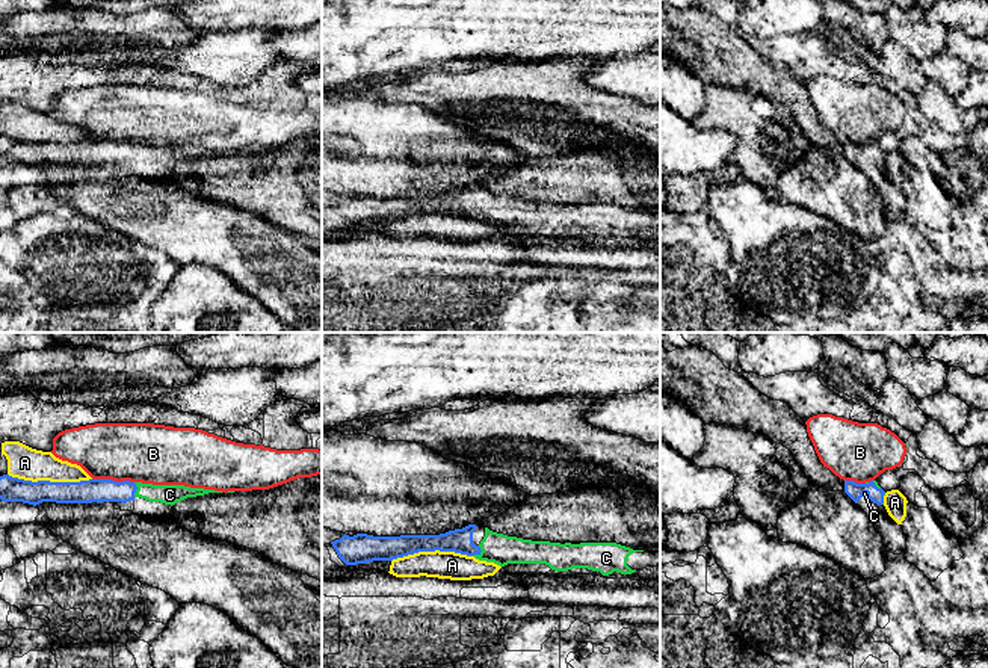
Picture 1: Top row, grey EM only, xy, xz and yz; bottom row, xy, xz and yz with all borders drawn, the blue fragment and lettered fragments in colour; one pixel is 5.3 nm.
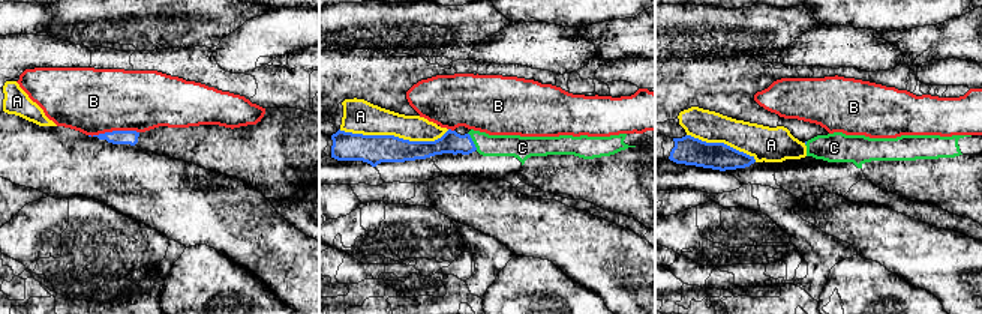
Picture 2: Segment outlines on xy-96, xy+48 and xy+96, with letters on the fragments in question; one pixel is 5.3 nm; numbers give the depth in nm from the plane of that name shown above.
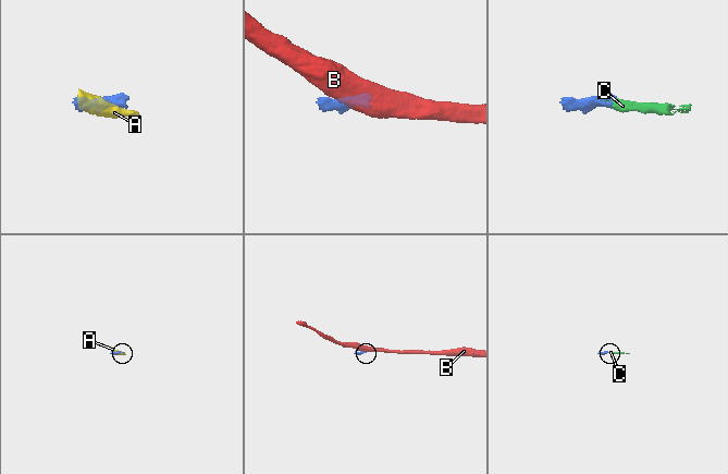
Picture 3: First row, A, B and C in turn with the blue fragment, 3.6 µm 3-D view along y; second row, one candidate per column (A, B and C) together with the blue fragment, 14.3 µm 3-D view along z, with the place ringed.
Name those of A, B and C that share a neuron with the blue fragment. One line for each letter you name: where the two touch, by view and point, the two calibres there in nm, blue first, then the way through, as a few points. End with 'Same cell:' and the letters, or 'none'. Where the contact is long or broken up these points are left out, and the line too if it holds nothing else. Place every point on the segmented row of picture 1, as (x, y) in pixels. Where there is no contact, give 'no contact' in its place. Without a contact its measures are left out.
C: contact xy (136, 488); calibres 130 and 110 nm; way xy (94, 490), (136, 488), (169, 494)
Same cell: C

